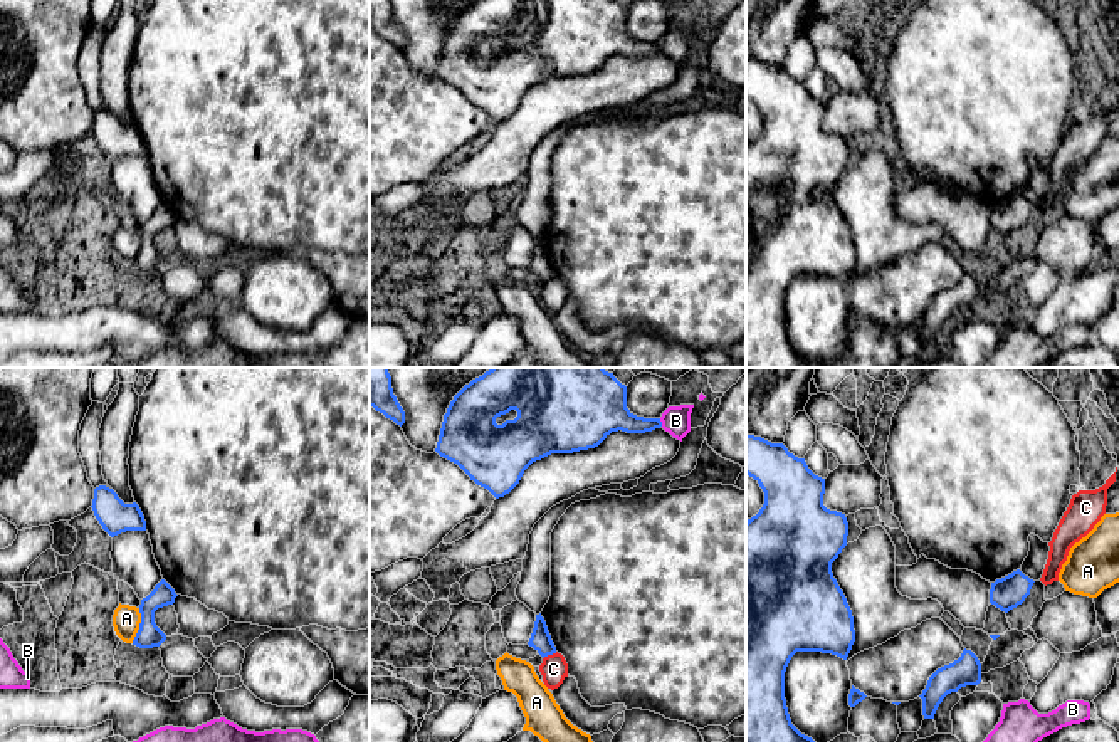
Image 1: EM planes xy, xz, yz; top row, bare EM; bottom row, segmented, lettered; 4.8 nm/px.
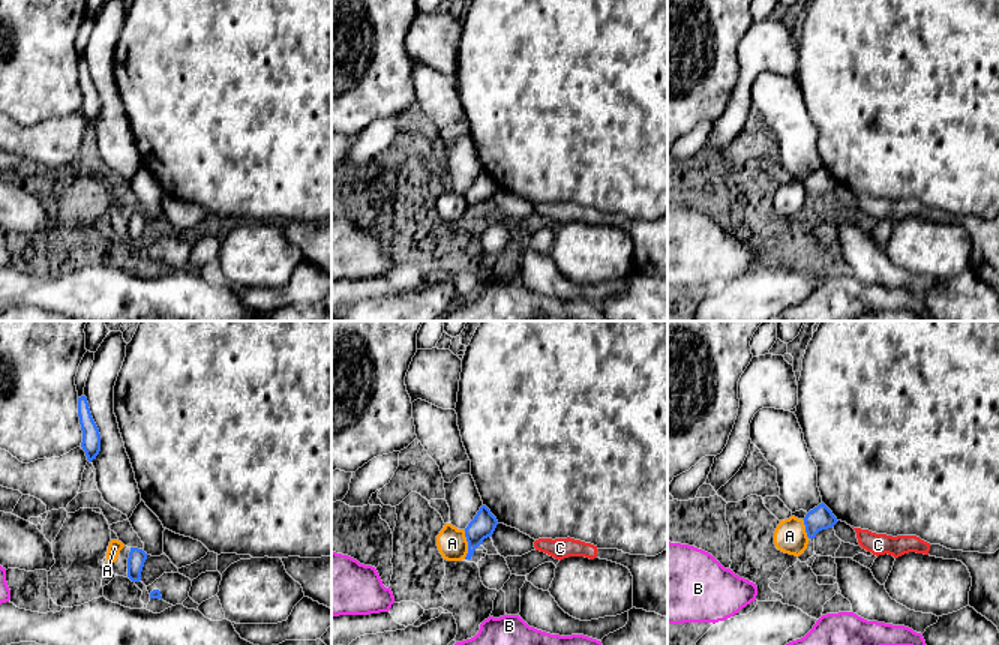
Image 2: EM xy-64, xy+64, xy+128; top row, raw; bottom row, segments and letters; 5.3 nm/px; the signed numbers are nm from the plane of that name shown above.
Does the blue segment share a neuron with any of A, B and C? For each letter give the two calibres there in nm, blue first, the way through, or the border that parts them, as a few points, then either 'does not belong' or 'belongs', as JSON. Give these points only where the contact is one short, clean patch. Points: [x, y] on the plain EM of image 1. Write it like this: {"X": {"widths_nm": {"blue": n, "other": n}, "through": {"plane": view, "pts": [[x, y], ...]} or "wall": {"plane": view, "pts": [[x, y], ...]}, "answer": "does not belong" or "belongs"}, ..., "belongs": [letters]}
{"A": {"widths_nm": {"blue": 120, "other": 130}, "wall": {"plane": "xy", "pts": [[140, 232], [140, 252], [131, 266]]}, "answer": "does not belong"}, "B": {"widths_nm": {"blue": 170, "other": 140}, "answer": "does not belong"}, "C": {"widths_nm": {"blue": 100, "other": 130}, "wall": {"plane": "xz", "pts": [[556, 276], [543, 282]]}, "answer": "does not belong"}, "belongs": []}

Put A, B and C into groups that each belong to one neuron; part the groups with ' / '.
A / B / C

